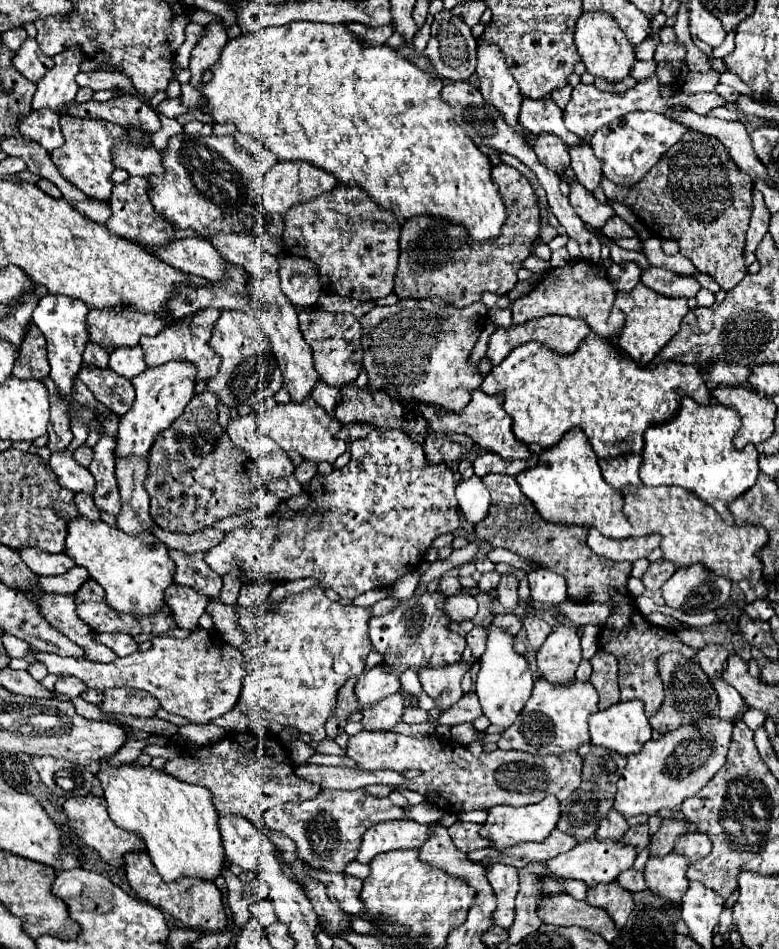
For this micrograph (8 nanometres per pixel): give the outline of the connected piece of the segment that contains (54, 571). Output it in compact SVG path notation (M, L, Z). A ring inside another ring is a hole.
M31 547L23 549L19 553L21 553L23 563L39 577L41 575L63 575L75 565L75 561L65 553L51 555L51 553L43 553L39 549L31 549Z

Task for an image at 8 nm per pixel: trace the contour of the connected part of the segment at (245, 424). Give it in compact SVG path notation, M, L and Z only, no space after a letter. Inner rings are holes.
M255 415L229 419L227 433L229 433L229 439L235 443L235 447L243 449L251 459L255 459L259 455L271 455L273 451L279 449L279 445L273 443L271 439L257 435Z

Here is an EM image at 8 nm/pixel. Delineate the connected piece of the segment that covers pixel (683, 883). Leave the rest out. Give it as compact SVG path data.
M669 853L661 859L653 857L647 861L645 865L645 883L649 887L649 891L659 897L665 899L667 903L679 905L681 897L685 895L689 881L685 877L687 873L687 857L683 855L675 855Z

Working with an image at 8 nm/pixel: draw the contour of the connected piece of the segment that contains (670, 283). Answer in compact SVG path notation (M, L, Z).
M649 265L641 273L641 283L665 297L691 299L701 289L701 285L693 277L683 277L683 275L677 275L673 271L661 269L661 267L653 267L653 265Z

